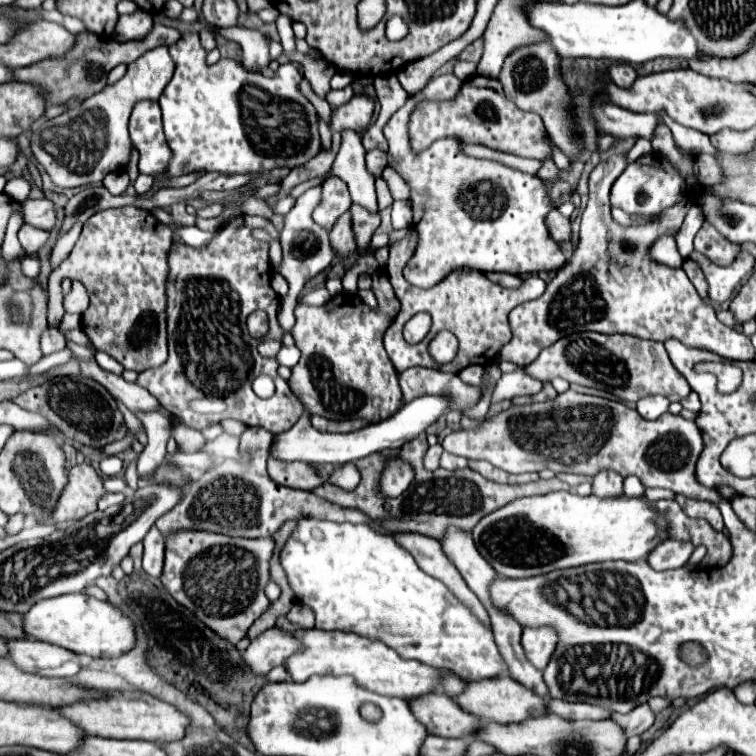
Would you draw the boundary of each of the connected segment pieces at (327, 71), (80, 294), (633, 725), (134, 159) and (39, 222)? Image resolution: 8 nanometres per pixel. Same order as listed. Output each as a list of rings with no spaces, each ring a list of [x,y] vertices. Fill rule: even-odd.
[[[290,53],[288,55],[290,61],[296,61],[302,65],[302,73],[308,79],[312,91],[320,97],[326,99],[328,91],[330,91],[330,77],[336,73],[336,69],[326,61],[326,59],[314,59],[310,55],[302,55],[302,53]]]
[[[72,281],[72,291],[64,299],[64,309],[66,313],[84,313],[88,307],[88,291],[80,281]]]
[[[644,703],[644,705],[638,705],[636,709],[632,709],[626,715],[616,713],[616,715],[612,715],[612,719],[618,721],[628,731],[628,737],[630,737],[630,735],[642,735],[644,731],[648,731],[652,727],[656,715],[650,709],[650,705]]]
[[[132,145],[132,155],[130,155],[130,163],[127,164],[125,170],[130,178],[131,183],[133,183],[140,174],[138,170],[138,160],[139,160],[139,153],[136,147]]]
[[[26,199],[22,203],[24,207],[24,221],[32,227],[38,227],[38,229],[44,229],[44,231],[50,231],[56,223],[56,207],[50,199],[40,199],[40,201],[34,201],[34,199]]]

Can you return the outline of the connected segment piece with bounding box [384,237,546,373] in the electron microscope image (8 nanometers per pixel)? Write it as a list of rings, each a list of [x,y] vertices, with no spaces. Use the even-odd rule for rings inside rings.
[[[406,237],[402,241],[390,245],[390,259],[388,259],[388,265],[386,265],[386,273],[388,273],[388,279],[394,287],[394,293],[398,297],[402,309],[400,309],[393,324],[388,327],[388,333],[384,335],[384,347],[386,347],[388,357],[394,363],[398,373],[408,369],[408,367],[414,367],[414,365],[422,365],[422,367],[426,365],[426,367],[432,367],[432,369],[458,373],[468,365],[490,363],[498,355],[502,345],[506,345],[510,341],[508,313],[514,307],[518,307],[520,303],[536,299],[540,293],[544,293],[544,287],[546,287],[546,283],[540,279],[540,275],[532,275],[532,277],[524,279],[524,285],[520,289],[504,289],[504,287],[488,281],[488,277],[480,271],[454,269],[444,279],[444,283],[438,283],[432,289],[418,289],[418,287],[410,287],[408,281],[404,279],[404,275],[402,275],[402,271],[404,271],[402,267],[408,263],[408,259],[410,259],[410,241],[406,241]],[[424,311],[432,317],[430,333],[418,345],[408,345],[402,339],[402,329],[405,323],[412,319],[416,313],[424,313]],[[442,329],[454,333],[456,339],[458,339],[458,355],[450,363],[436,363],[436,359],[432,359],[432,355],[428,353],[430,341]]]

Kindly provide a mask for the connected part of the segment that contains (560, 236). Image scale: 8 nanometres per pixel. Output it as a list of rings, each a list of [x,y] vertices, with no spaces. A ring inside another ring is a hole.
[[[556,209],[550,211],[550,215],[546,217],[546,225],[548,225],[548,231],[554,241],[572,243],[572,223],[570,223],[570,219],[562,217]]]

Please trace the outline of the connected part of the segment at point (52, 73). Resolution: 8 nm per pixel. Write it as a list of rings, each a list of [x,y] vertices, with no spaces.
[[[154,23],[152,31],[144,39],[126,41],[126,43],[118,43],[114,39],[104,39],[104,37],[98,37],[92,33],[80,33],[76,37],[76,47],[64,59],[46,59],[42,63],[34,63],[30,67],[14,69],[14,77],[22,83],[36,83],[44,91],[48,91],[48,103],[60,103],[60,101],[66,101],[72,97],[86,99],[104,89],[106,77],[116,65],[120,65],[120,63],[128,65],[128,63],[136,61],[140,55],[144,55],[148,49],[154,49],[160,45],[172,45],[172,43],[176,43],[176,39],[180,39],[180,33],[162,23]]]

